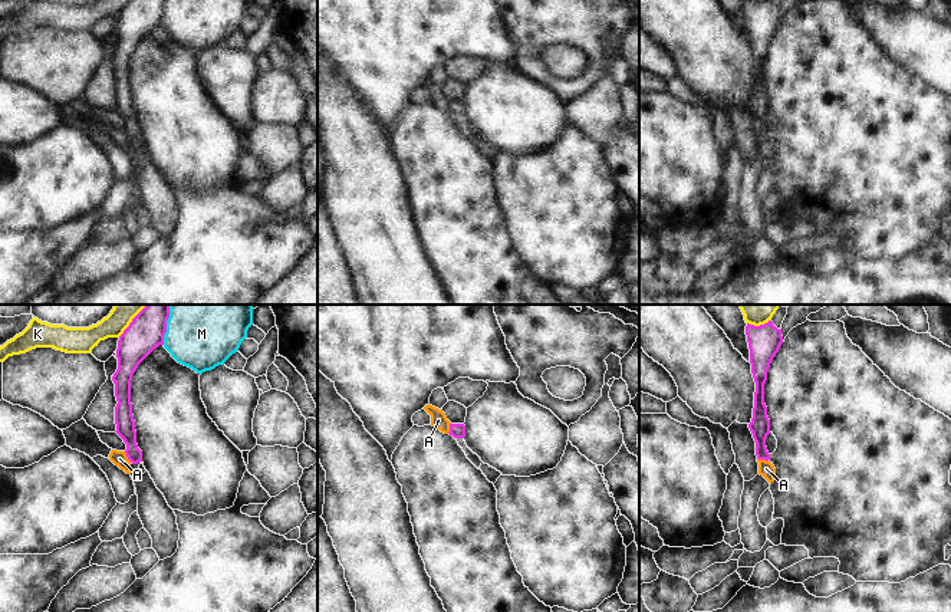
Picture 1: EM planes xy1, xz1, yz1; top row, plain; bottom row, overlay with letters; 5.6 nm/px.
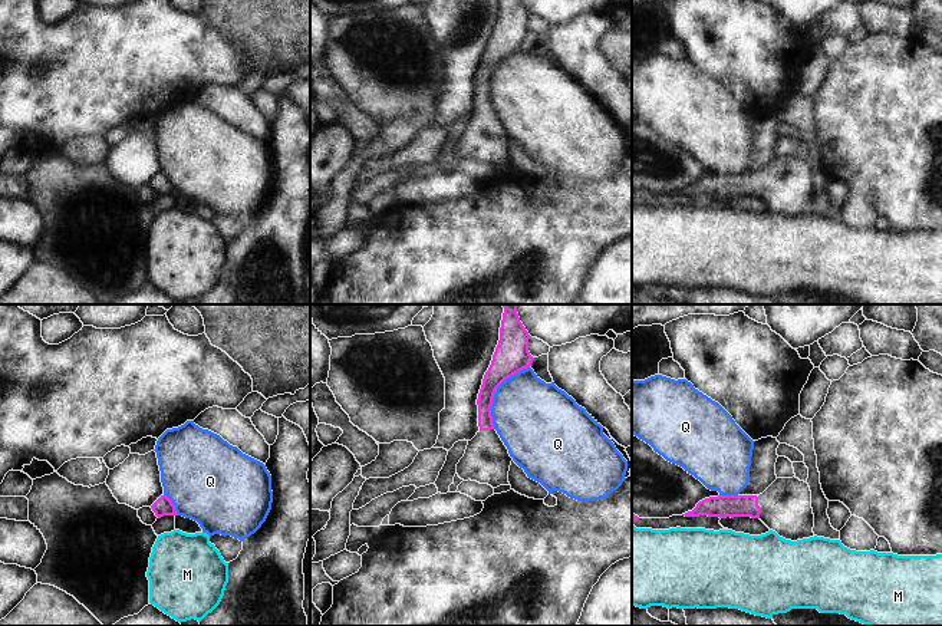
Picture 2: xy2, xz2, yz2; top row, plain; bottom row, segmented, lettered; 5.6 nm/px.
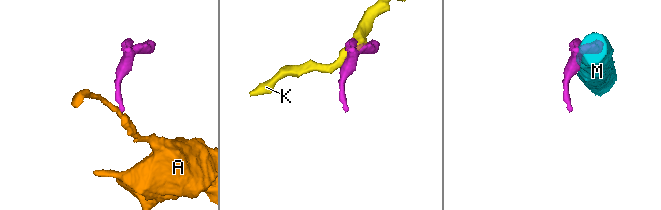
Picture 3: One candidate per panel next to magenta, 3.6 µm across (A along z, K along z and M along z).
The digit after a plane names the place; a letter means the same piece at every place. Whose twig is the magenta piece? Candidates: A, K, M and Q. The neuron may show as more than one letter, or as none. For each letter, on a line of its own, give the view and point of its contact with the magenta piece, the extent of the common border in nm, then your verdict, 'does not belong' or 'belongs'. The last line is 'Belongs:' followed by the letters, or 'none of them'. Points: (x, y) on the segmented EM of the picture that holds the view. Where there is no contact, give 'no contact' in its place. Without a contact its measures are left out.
A: contact xy1 (127, 456); length 80 nm; does not belong
K: contact xy1 (132, 321); length 240 nm; does not belong
M: contact xy1 (165, 325); length 220 nm; does not belong
Q: contact xz2 (494, 392); length 400 nm; does not belong
Belongs: none of them

